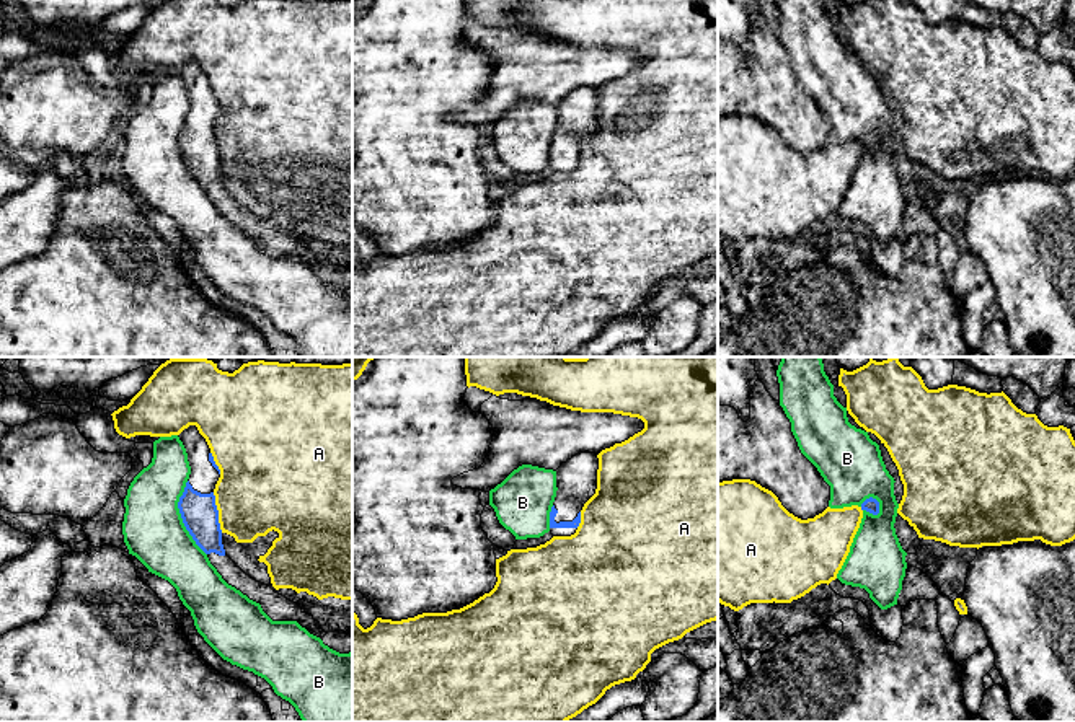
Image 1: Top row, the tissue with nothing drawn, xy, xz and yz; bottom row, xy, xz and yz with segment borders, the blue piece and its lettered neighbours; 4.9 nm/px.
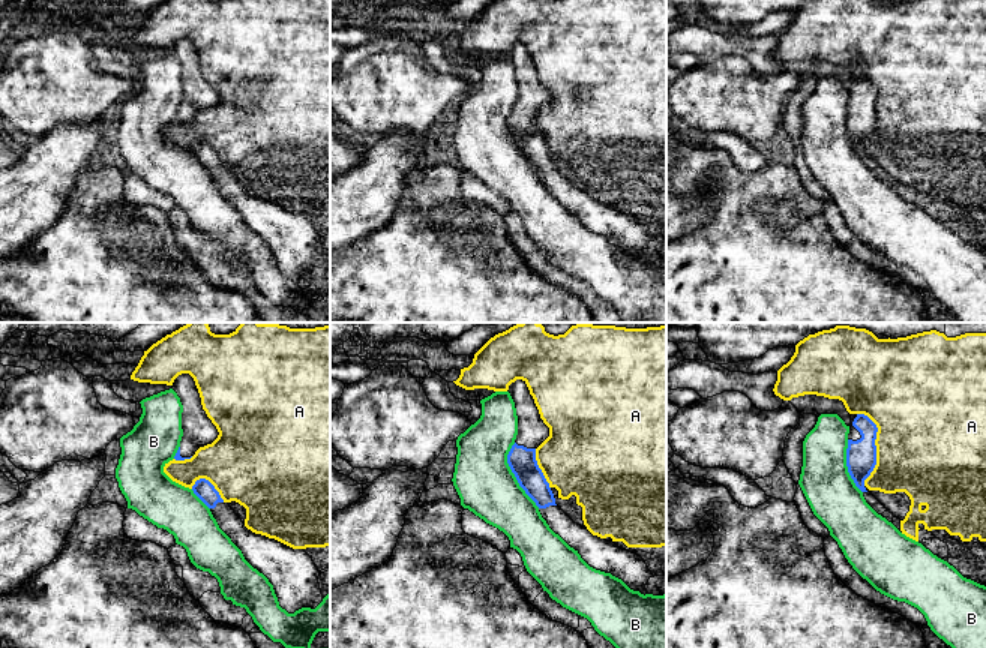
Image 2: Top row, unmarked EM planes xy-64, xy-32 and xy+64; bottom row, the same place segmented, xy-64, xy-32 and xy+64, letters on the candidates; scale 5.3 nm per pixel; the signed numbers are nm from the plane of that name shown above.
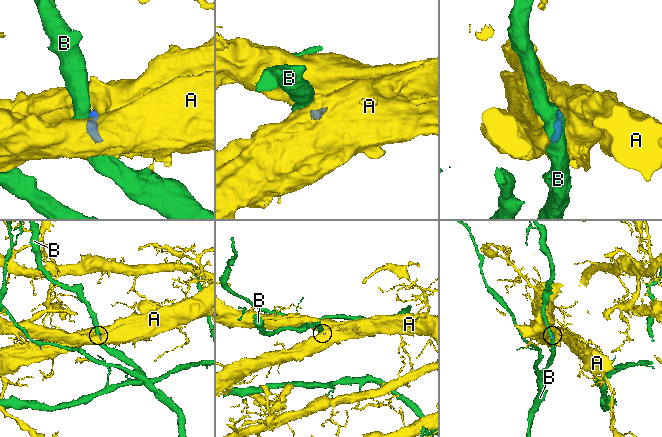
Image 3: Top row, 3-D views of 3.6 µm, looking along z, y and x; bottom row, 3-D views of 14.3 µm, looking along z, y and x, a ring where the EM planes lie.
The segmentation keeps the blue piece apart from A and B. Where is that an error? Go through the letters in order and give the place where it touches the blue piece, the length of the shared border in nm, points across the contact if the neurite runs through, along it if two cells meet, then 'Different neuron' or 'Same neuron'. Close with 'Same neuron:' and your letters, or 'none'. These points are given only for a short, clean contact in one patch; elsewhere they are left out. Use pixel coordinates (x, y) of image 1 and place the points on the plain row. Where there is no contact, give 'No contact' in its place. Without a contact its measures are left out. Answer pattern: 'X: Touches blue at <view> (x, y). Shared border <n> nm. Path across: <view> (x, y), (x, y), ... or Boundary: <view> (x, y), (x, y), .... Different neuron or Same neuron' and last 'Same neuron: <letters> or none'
A: Touches blue at xy (217, 147). Shared border 200 nm. Different neuron
B: Touches blue at xy (181, 152). Shared border 380 nm. Different neuron
Same neuron: none

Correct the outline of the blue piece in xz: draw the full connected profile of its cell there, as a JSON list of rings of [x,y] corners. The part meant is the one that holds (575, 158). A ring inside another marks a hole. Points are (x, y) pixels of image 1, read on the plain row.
[[[581,88],[556,104],[556,132],[550,147],[553,171],[571,171],[581,158],[581,145],[597,124],[599,93]]]

